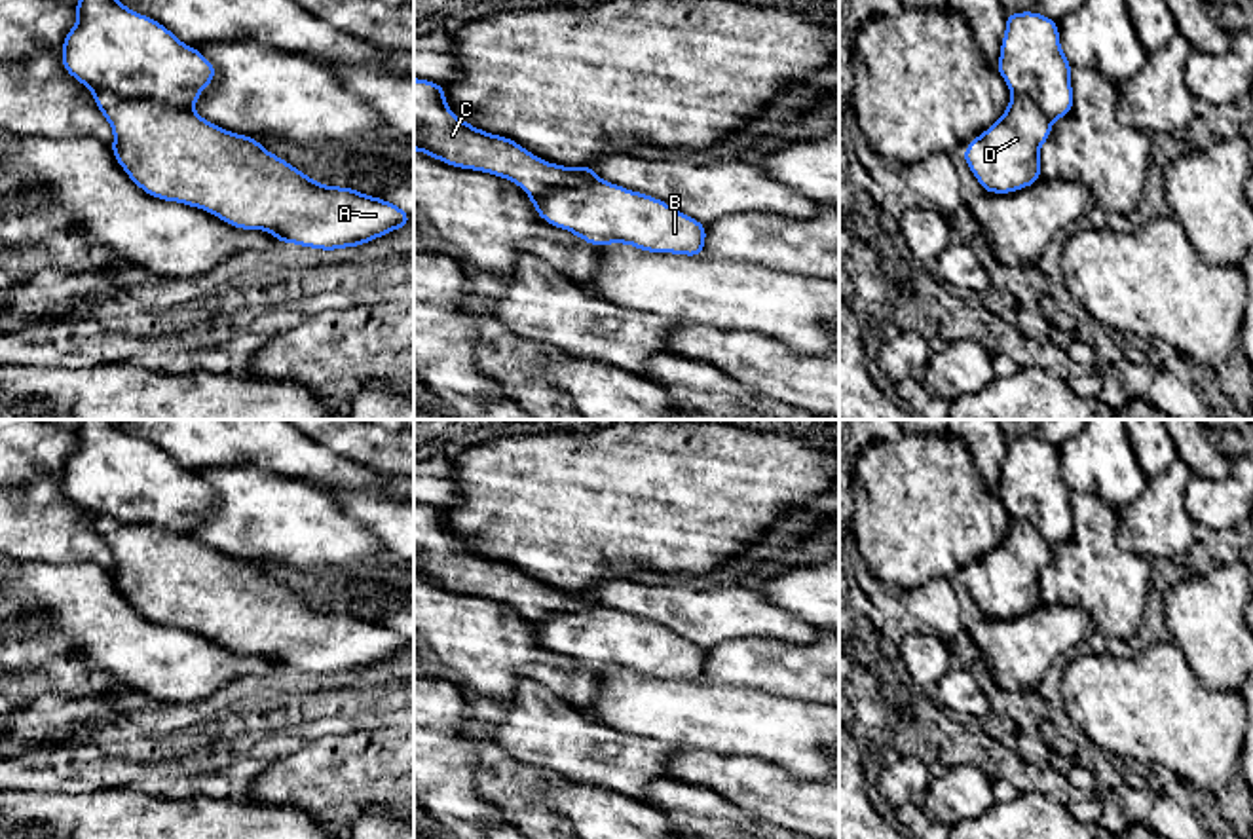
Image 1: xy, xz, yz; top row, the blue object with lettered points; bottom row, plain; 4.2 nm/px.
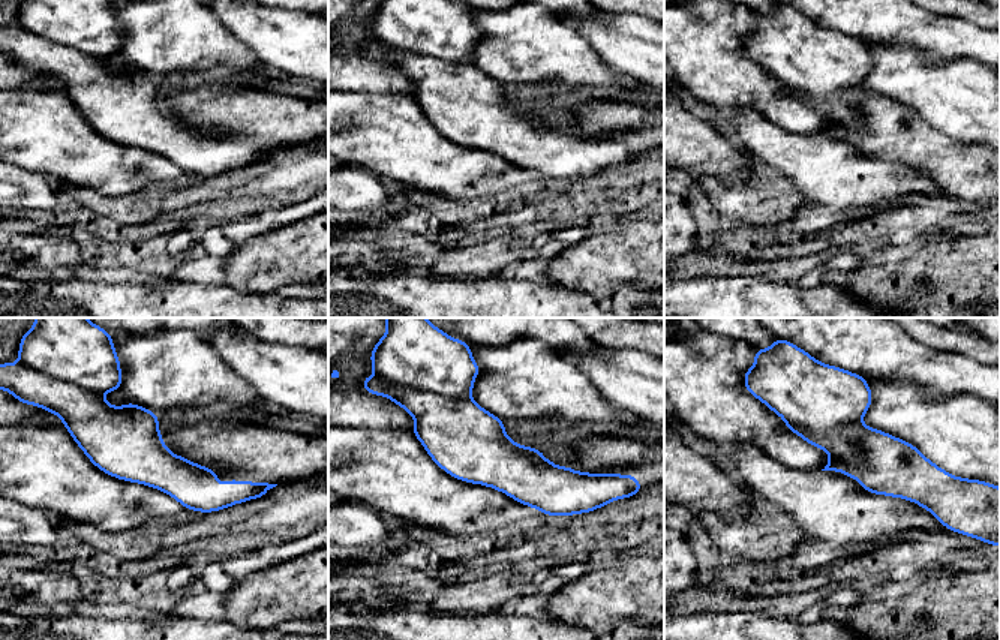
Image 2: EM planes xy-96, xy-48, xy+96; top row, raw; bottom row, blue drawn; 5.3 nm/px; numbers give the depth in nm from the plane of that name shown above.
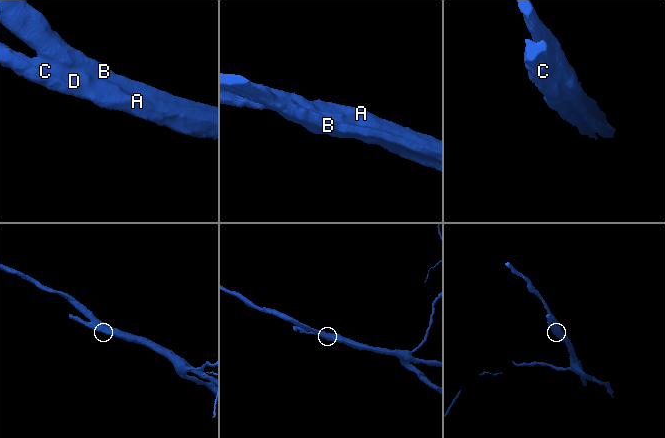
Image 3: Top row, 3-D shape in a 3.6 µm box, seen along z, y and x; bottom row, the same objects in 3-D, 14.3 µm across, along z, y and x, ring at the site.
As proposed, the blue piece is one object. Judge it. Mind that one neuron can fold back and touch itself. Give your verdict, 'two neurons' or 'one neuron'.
two neurons

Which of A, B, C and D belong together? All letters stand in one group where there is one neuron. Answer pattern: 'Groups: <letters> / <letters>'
Groups: A C D / B

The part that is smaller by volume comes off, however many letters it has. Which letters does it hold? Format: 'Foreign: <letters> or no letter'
Foreign: A, C, D

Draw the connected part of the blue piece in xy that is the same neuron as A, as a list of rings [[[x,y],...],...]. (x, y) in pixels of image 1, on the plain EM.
[[[91,514],[91,522],[112,552],[110,575],[120,592],[135,611],[161,626],[203,634],[239,655],[270,657],[279,668],[319,676],[361,672],[412,645],[406,636],[382,623],[309,604],[287,585],[270,579],[254,562],[226,556],[194,535],[99,514]]]

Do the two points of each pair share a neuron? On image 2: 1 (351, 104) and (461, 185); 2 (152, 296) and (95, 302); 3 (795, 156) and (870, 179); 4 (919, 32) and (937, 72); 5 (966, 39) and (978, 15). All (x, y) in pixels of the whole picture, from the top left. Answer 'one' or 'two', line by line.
1: one
2: one
3: one
4: two
5: two

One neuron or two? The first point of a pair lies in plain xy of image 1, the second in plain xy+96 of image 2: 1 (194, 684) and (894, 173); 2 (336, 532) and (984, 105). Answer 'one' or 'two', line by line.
1: one
2: one

